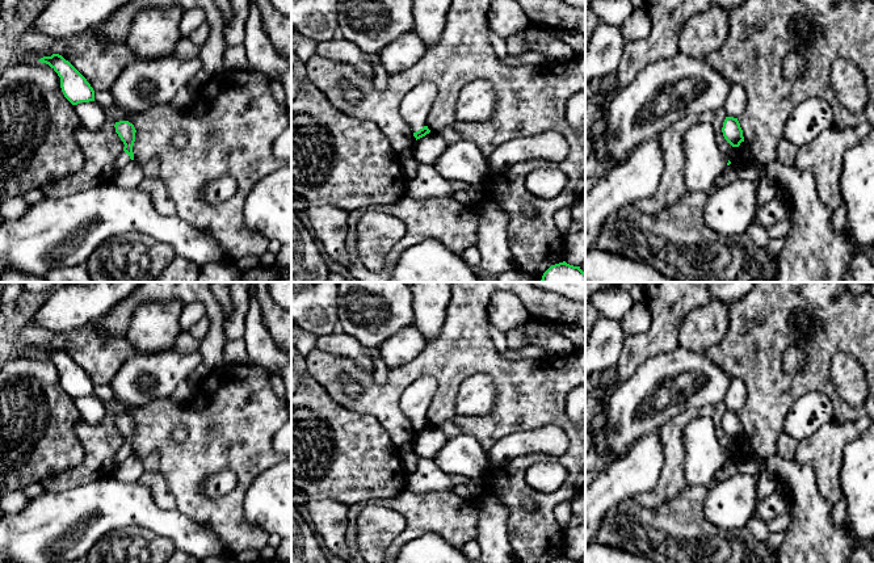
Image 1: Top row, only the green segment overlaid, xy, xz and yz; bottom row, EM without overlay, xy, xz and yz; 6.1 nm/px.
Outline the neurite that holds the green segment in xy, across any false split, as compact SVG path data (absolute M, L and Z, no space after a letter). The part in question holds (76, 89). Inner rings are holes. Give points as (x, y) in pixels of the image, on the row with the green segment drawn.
M52 54L38 62L49 64L60 77L64 97L72 104L94 101L94 91L87 79L62 55Z

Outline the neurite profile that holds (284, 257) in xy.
M281 245L276 255L276 262L287 268L291 268L291 247Z

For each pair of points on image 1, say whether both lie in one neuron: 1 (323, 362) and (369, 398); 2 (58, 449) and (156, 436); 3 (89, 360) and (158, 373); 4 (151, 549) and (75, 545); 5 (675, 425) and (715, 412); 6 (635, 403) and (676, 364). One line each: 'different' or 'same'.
1: same
2: different
3: different
4: different
5: same
6: same

